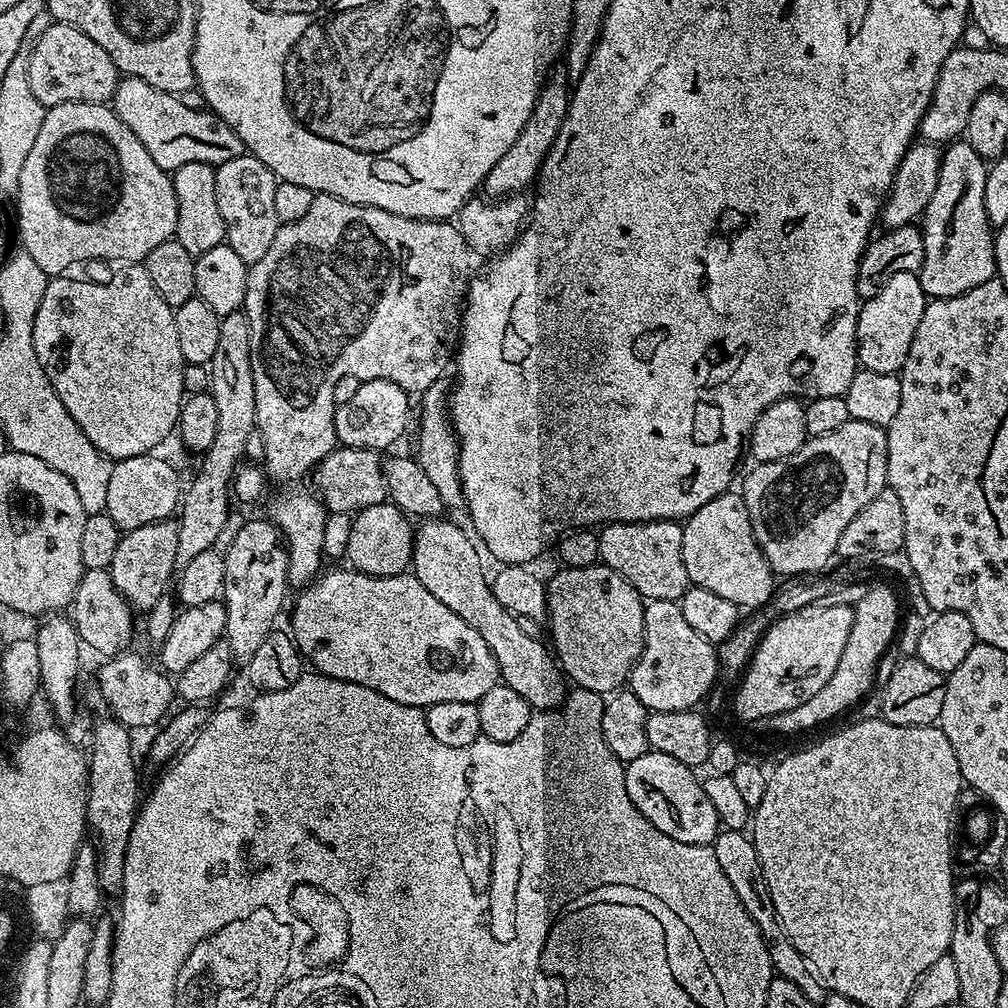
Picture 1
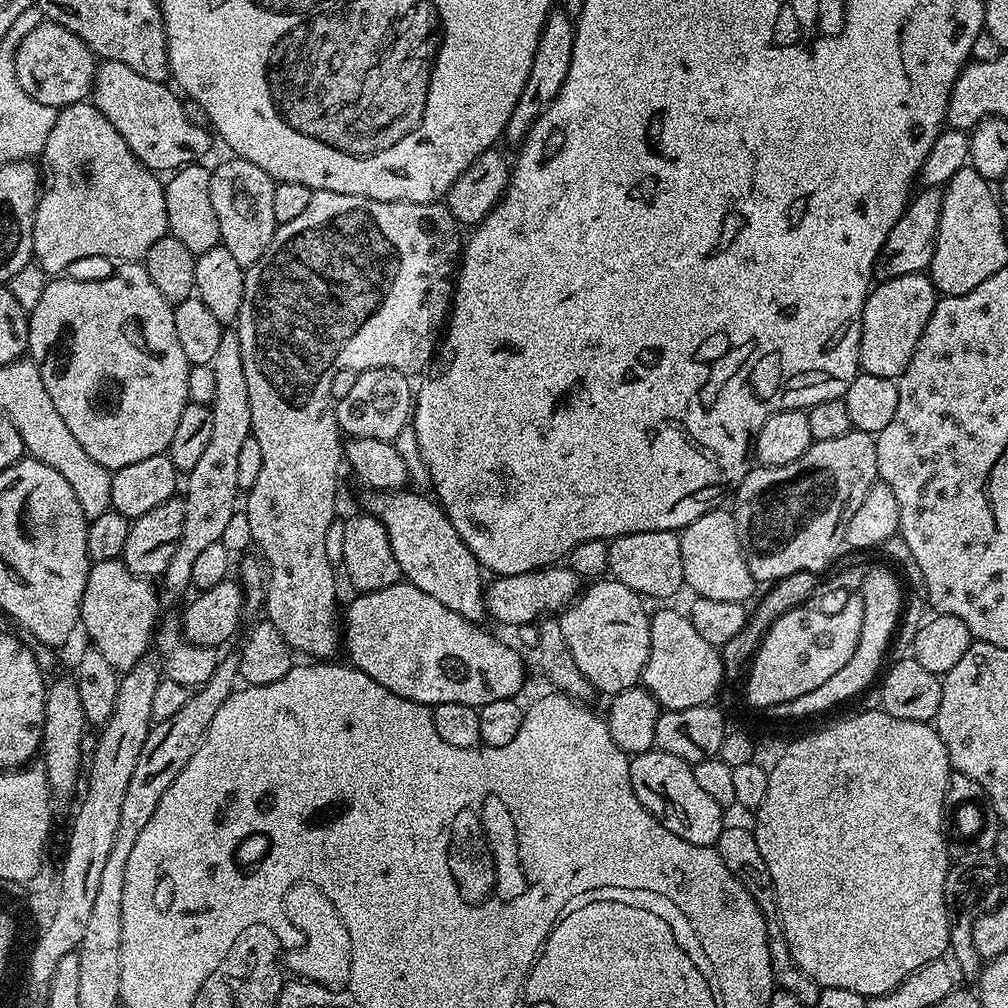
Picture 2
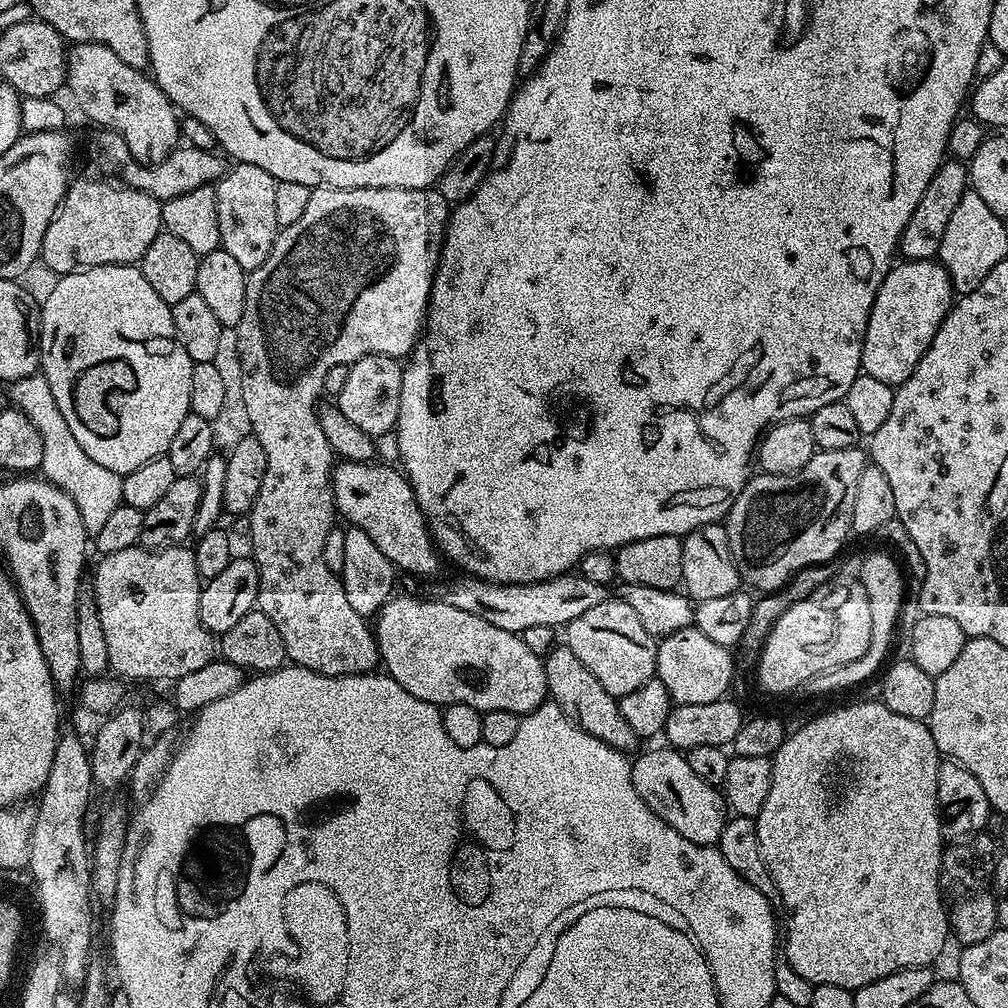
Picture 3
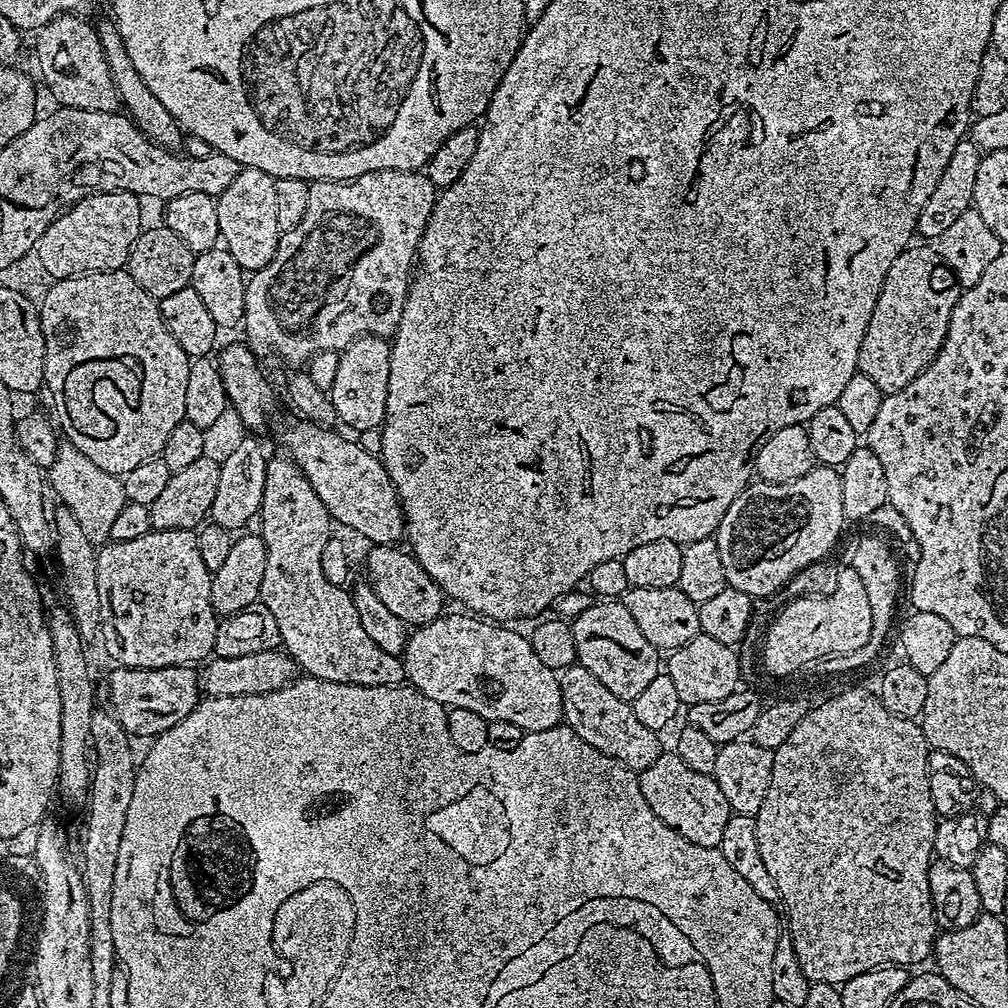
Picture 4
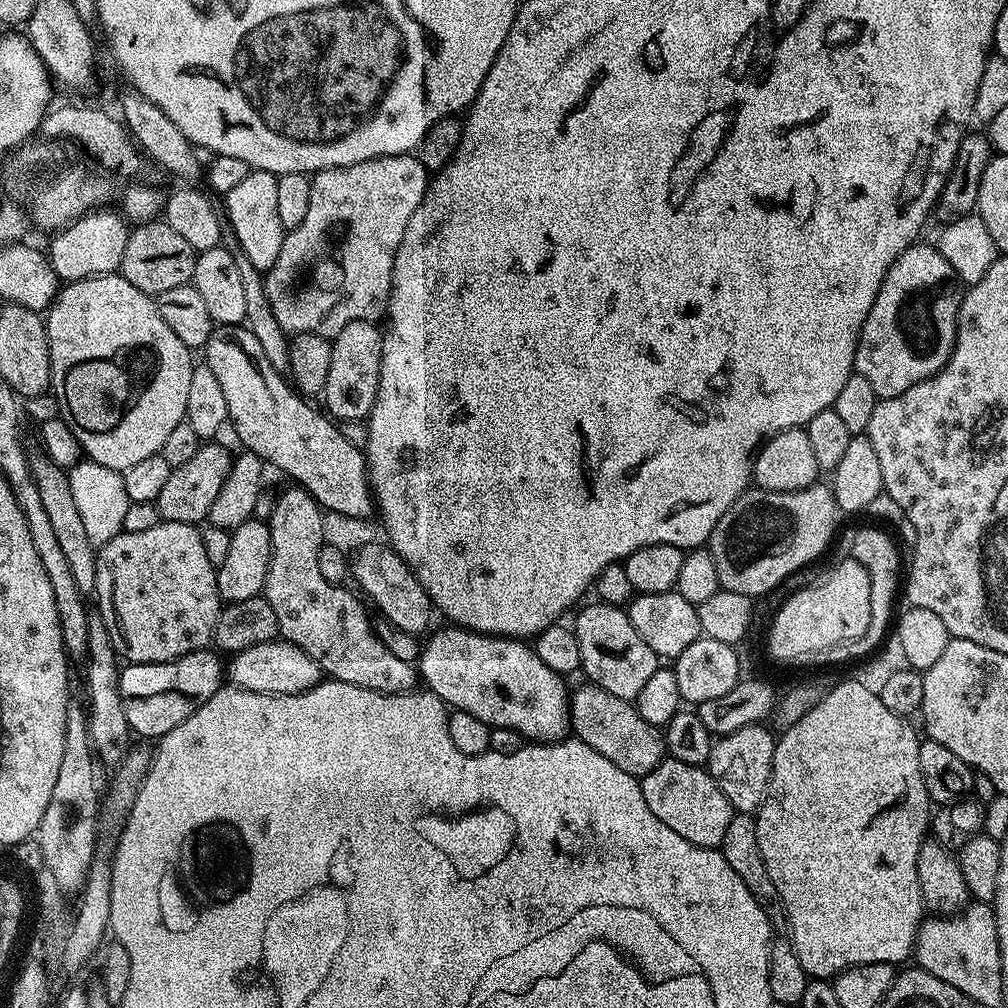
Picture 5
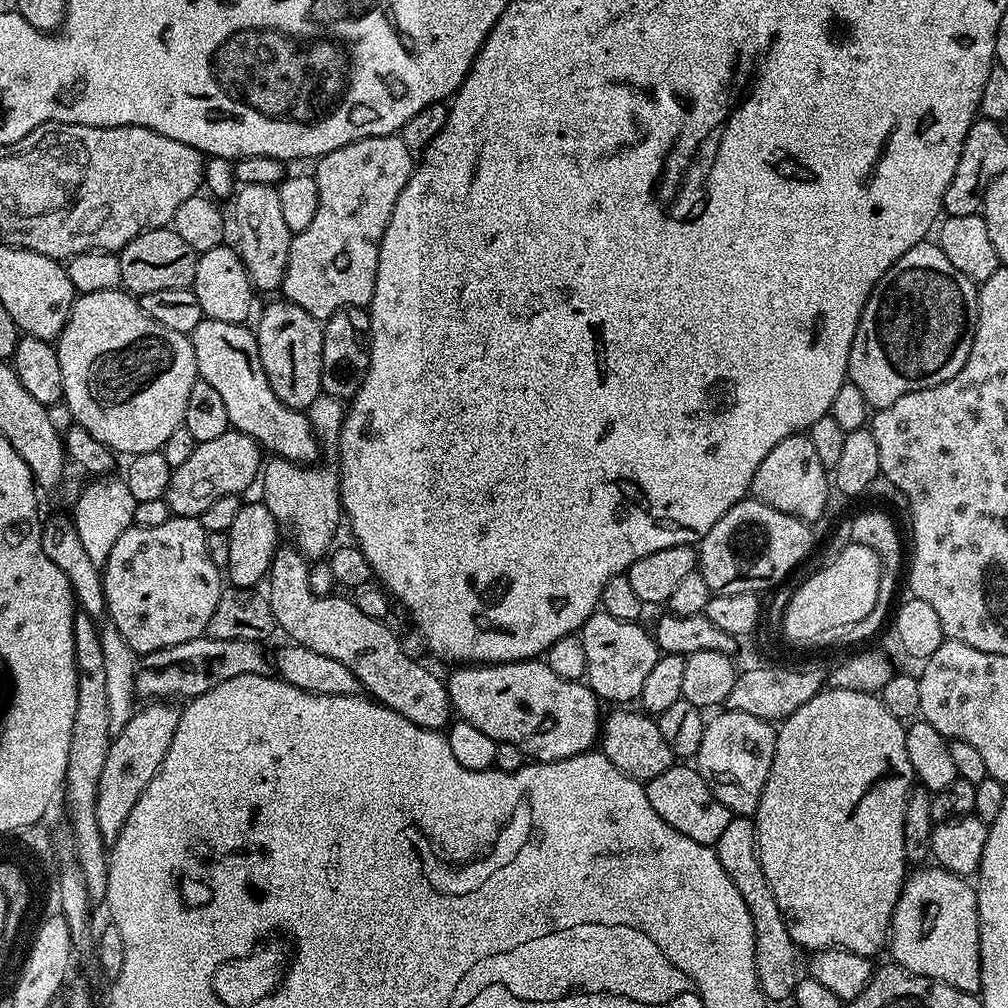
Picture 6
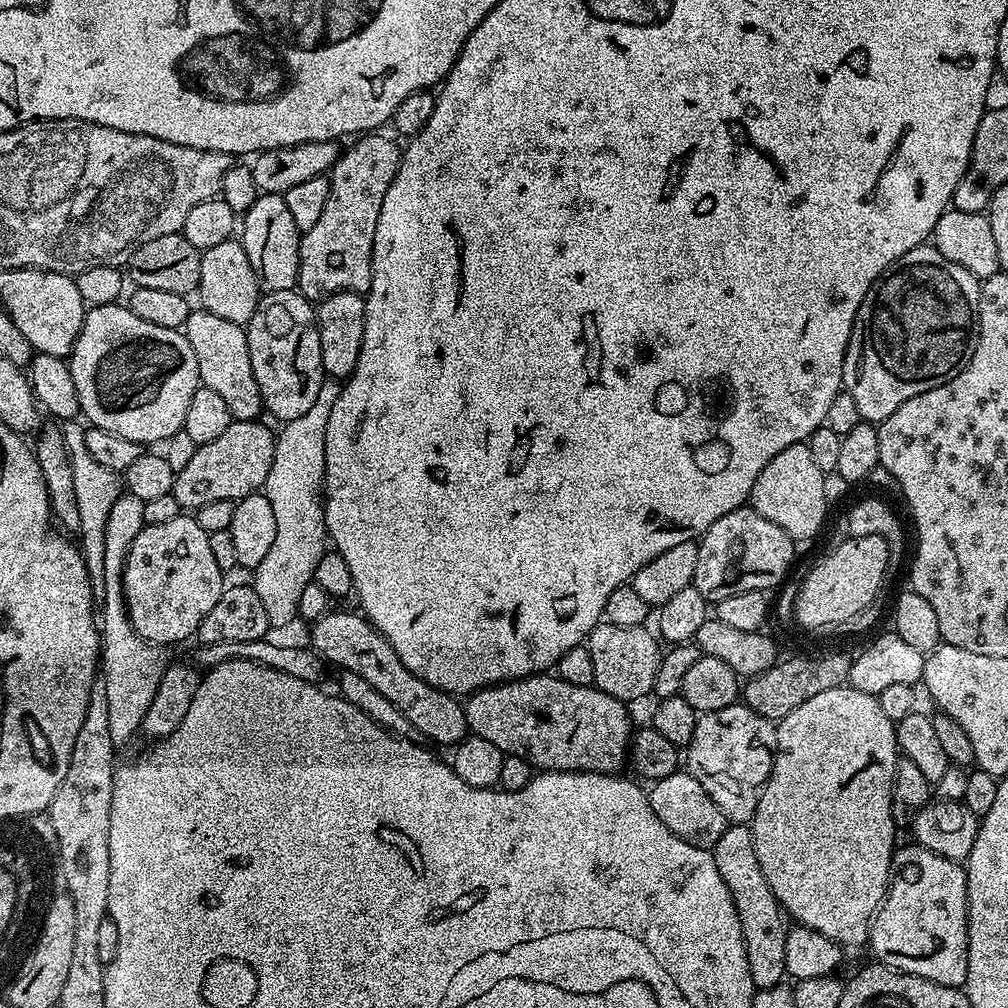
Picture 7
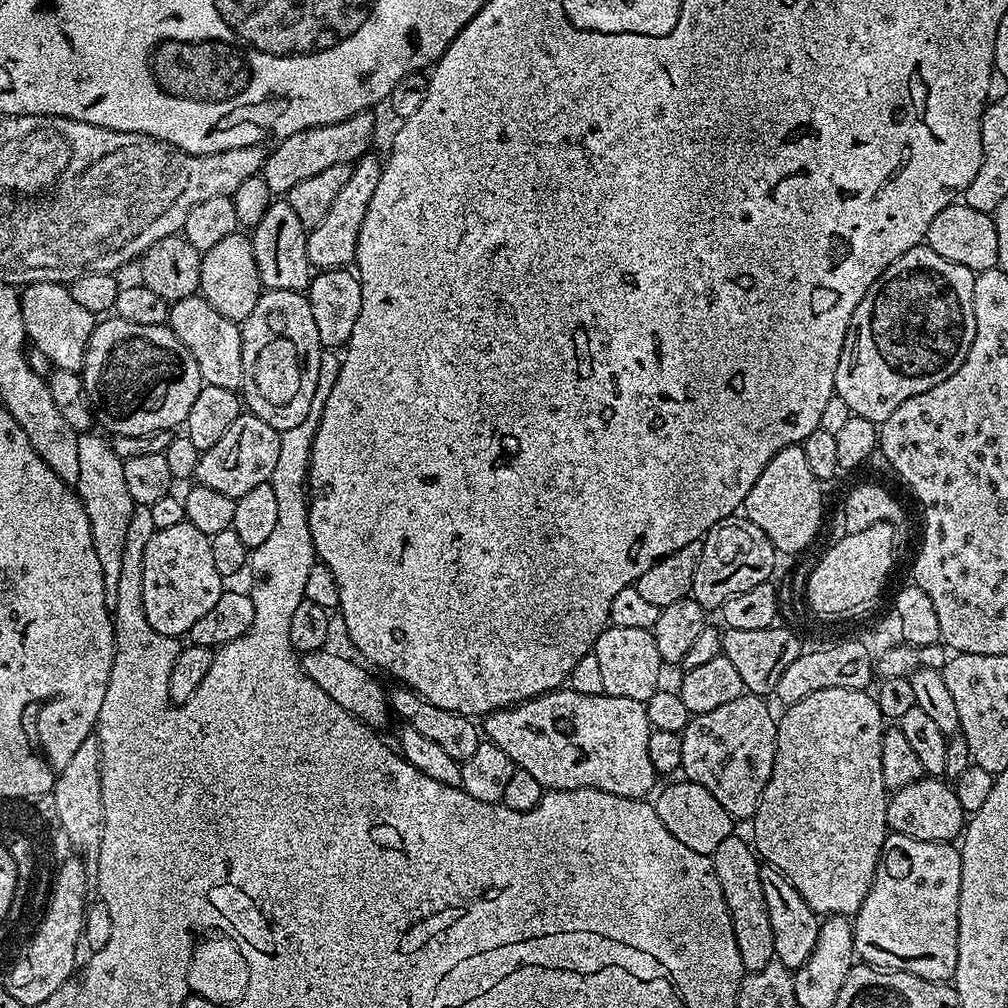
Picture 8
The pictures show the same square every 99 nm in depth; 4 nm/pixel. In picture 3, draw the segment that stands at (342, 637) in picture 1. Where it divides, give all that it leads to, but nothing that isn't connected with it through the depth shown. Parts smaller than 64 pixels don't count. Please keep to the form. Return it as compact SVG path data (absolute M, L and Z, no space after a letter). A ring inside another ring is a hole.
M393 595L391 599L388 599L382 605L374 617L374 635L376 637L376 644L380 648L383 671L387 675L392 676L394 682L398 682L398 686L402 686L402 690L406 690L409 696L418 698L423 703L435 704L437 706L465 704L466 706L474 706L482 714L490 710L510 710L517 714L527 714L549 699L543 659L536 656L534 650L530 650L530 646L526 646L523 635L516 635L511 633L510 630L502 630L497 628L497 626L492 626L490 622L486 622L485 619L478 617L476 614L465 610L458 610L457 607L447 605L446 602L440 599L419 600L416 596Z

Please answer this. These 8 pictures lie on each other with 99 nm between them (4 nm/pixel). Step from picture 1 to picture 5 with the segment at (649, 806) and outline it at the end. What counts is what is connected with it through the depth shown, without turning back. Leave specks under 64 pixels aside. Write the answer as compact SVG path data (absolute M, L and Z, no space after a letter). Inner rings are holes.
M666 758L658 767L650 770L650 774L642 777L640 789L654 818L666 822L666 826L682 834L686 842L703 848L719 849L720 843L726 838L734 809L707 770L701 766L690 766L686 762Z

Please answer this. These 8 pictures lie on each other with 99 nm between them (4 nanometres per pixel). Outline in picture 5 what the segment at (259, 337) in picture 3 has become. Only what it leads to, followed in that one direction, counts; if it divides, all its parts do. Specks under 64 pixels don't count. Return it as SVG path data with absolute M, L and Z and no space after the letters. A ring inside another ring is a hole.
M405 154L403 156L378 156L372 157L364 162L350 164L345 168L327 168L315 173L311 177L310 186L310 207L305 220L292 232L287 233L282 242L282 251L278 253L278 262L268 269L264 276L265 292L270 300L270 307L274 312L274 318L278 320L278 325L287 334L299 334L301 332L312 332L316 336L331 338L337 336L346 326L355 320L379 321L387 313L388 298L392 293L392 266L396 257L396 250L402 240L402 234L406 232L406 226L410 220L410 214L414 212L421 201L429 193L428 181L430 173L422 166L419 156L415 154ZM299 486L293 489L277 500L272 517L266 520L272 557L262 595L270 602L274 618L278 618L280 636L306 650L306 654L318 662L321 673L333 681L357 684L385 696L411 693L416 680L418 684L417 665L402 661L387 649L377 629L372 629L368 621L365 601L355 591L347 592L347 587L328 584L319 573L318 550L325 544L323 522L326 518L312 495Z

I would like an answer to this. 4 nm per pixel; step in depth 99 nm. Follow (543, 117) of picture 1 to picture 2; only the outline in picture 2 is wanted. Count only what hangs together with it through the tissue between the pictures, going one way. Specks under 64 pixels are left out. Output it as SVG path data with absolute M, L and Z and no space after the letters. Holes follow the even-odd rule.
M563 6L553 7L546 22L542 26L542 34L538 38L538 50L534 50L534 62L530 66L530 74L526 78L526 86L510 114L508 124L504 128L503 139L509 140L513 146L523 144L526 134L534 126L534 122L554 102L554 98L562 90L566 82L566 73L570 71L570 54L574 50L574 34L576 25Z

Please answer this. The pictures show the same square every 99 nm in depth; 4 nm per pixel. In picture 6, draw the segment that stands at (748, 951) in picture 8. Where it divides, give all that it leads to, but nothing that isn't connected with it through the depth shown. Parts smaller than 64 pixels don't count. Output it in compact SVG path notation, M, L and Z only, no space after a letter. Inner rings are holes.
M733 815L730 826L726 826L722 838L718 838L714 847L718 854L718 862L722 862L722 870L730 874L730 882L738 886L742 902L746 902L746 910L750 910L750 918L754 918L754 962L758 986L765 1001L791 1001L802 979L802 960L800 964L799 958L796 957L796 943L790 938L790 930L786 930L786 922L778 910L778 902L774 902L774 894L766 882L766 874L762 874L762 866L756 853L755 819Z

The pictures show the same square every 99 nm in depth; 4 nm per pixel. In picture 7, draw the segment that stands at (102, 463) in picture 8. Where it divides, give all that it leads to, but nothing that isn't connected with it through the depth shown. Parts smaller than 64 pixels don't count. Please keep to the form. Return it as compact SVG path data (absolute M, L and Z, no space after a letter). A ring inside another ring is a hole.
M74 419L63 421L60 433L66 442L70 470L74 474L74 498L78 501L78 522L80 523L78 547L84 554L88 577L92 579L93 585L100 586L104 582L102 554L104 553L106 518L110 518L110 510L122 494L122 476L121 473L114 470L106 470L106 466L98 463L90 454L90 450L86 450L84 430L85 425L79 419Z

